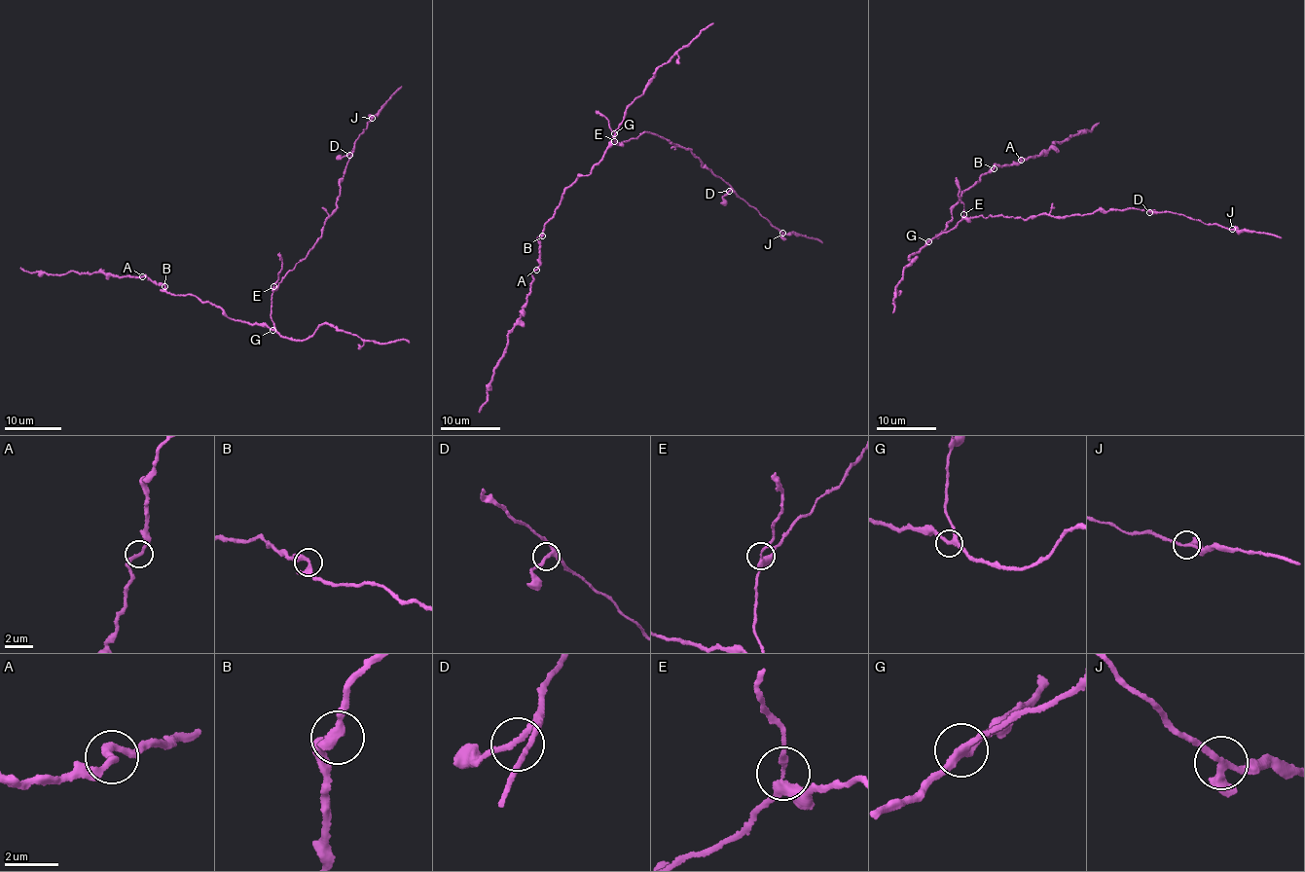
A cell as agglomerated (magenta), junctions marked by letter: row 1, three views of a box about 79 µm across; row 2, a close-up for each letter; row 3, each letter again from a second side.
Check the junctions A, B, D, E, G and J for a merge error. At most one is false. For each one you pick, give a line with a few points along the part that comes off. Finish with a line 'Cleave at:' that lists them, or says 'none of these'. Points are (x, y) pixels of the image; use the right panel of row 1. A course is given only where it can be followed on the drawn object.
E: foreign part runs (964, 213), (956, 177)
Cleave at: E

